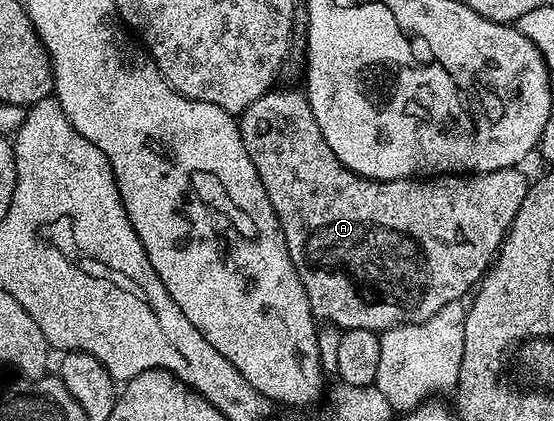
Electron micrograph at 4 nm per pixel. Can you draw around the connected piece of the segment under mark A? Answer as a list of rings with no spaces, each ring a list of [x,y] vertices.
[[[270,90],[262,97],[258,97],[258,101],[254,101],[254,105],[247,107],[239,116],[238,122],[242,141],[246,145],[246,153],[250,153],[250,161],[254,161],[254,169],[258,169],[258,177],[266,189],[266,197],[270,197],[270,205],[280,222],[280,232],[284,238],[288,256],[302,281],[302,289],[306,289],[310,309],[321,324],[333,323],[334,326],[340,327],[341,332],[350,329],[370,329],[377,333],[383,333],[391,327],[397,327],[403,323],[426,321],[430,317],[434,317],[434,313],[438,313],[438,309],[442,309],[448,303],[463,300],[465,298],[463,295],[467,296],[479,284],[496,252],[500,250],[500,244],[508,234],[508,226],[514,221],[530,186],[530,179],[520,172],[519,166],[497,171],[395,179],[394,181],[364,179],[360,175],[355,175],[350,169],[346,169],[342,165],[342,161],[338,161],[338,157],[334,157],[334,149],[330,149],[330,145],[326,145],[326,137],[322,137],[322,129],[318,129],[318,121],[314,121],[314,113],[308,104],[308,96],[303,90]]]

